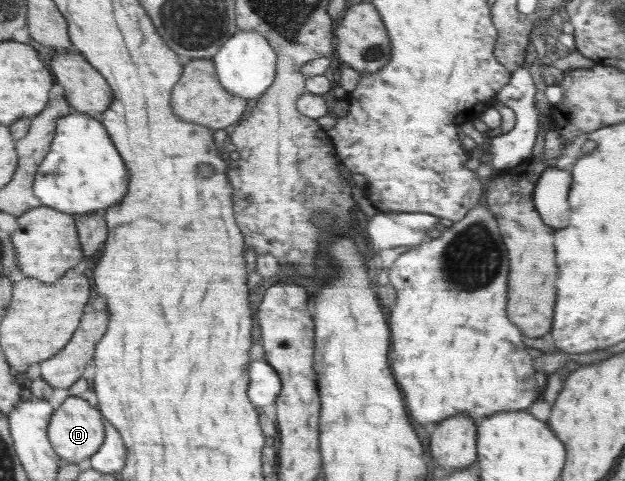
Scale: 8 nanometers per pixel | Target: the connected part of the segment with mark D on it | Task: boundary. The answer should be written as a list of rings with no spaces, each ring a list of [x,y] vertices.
[[[68,397],[58,408],[53,418],[50,419],[48,435],[53,450],[57,452],[62,461],[62,465],[69,463],[79,463],[83,459],[89,458],[100,449],[104,441],[104,416],[101,411],[90,405],[86,399],[80,397]]]

